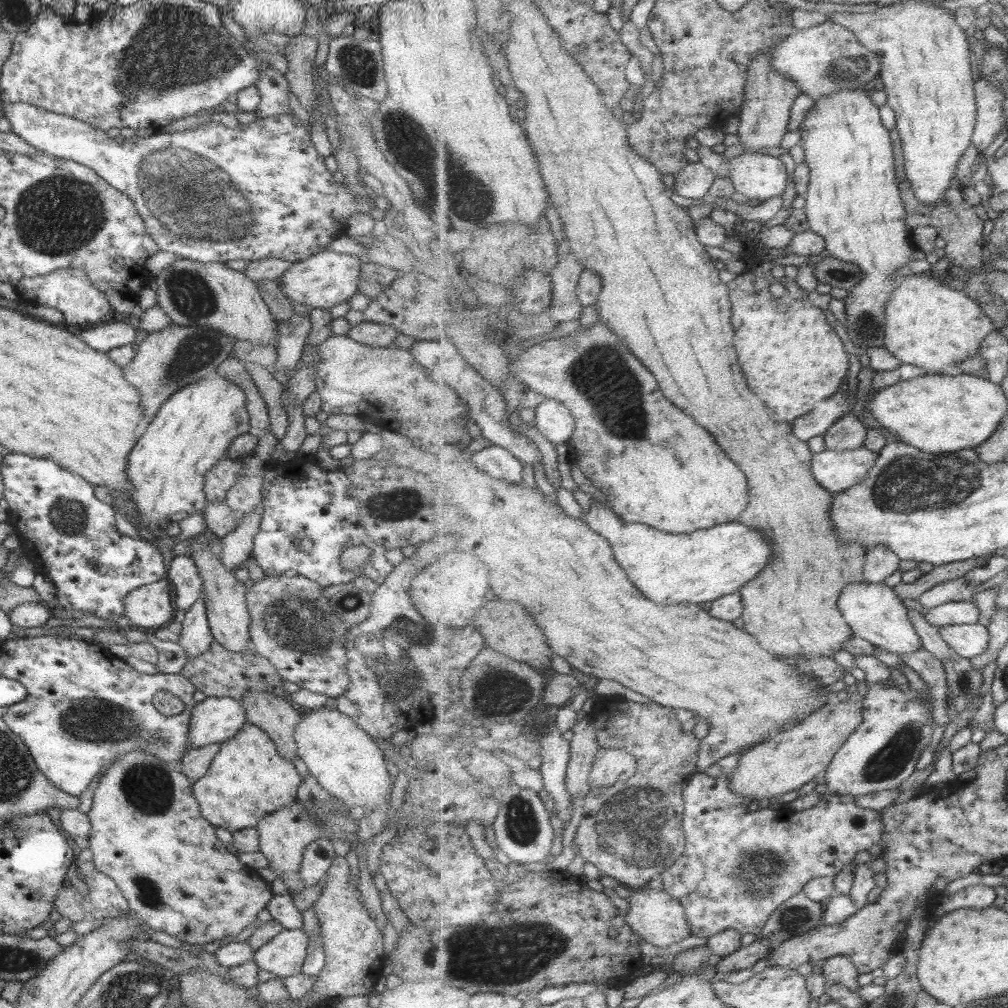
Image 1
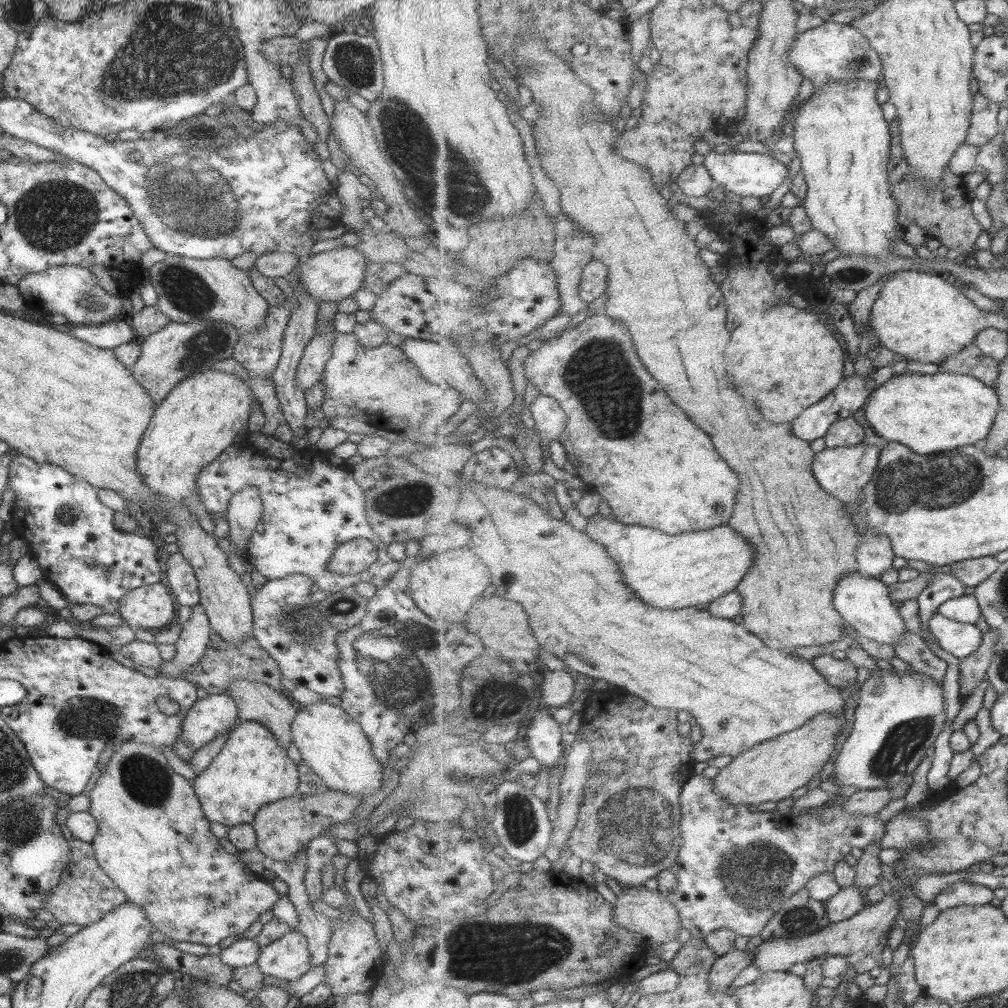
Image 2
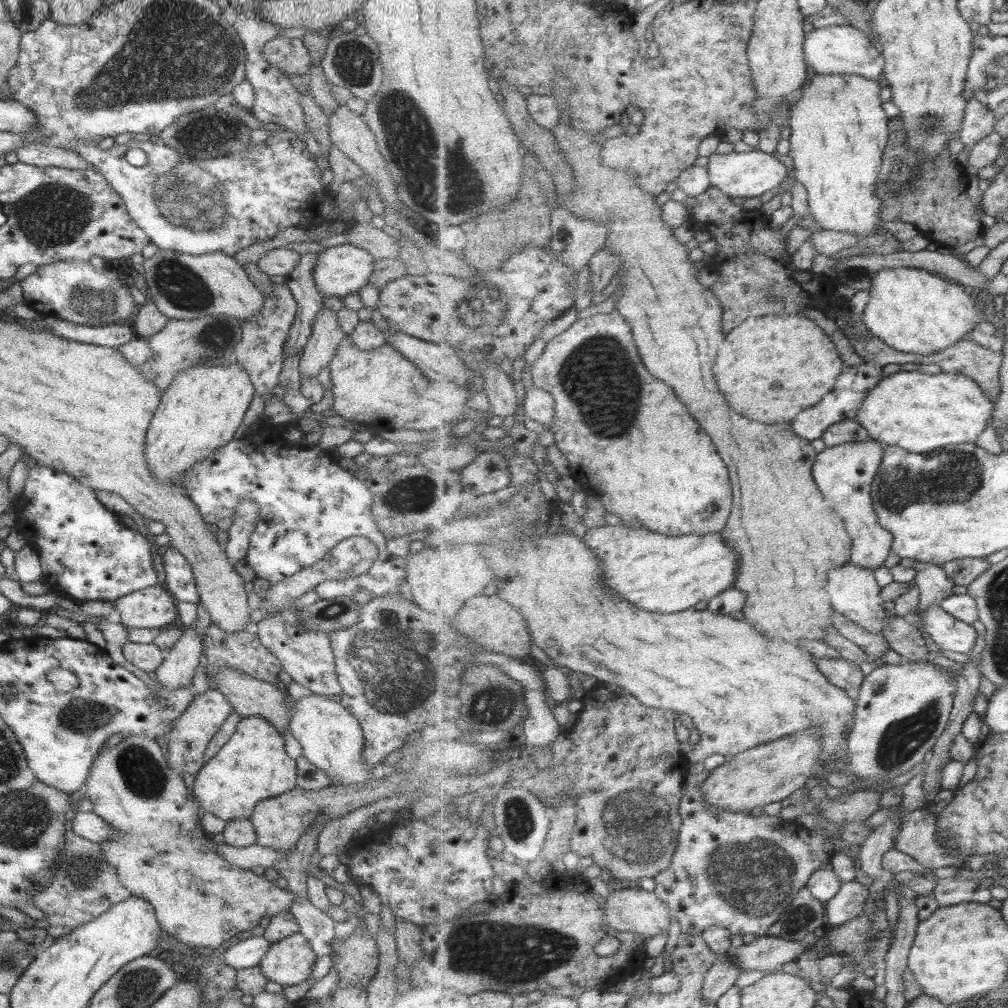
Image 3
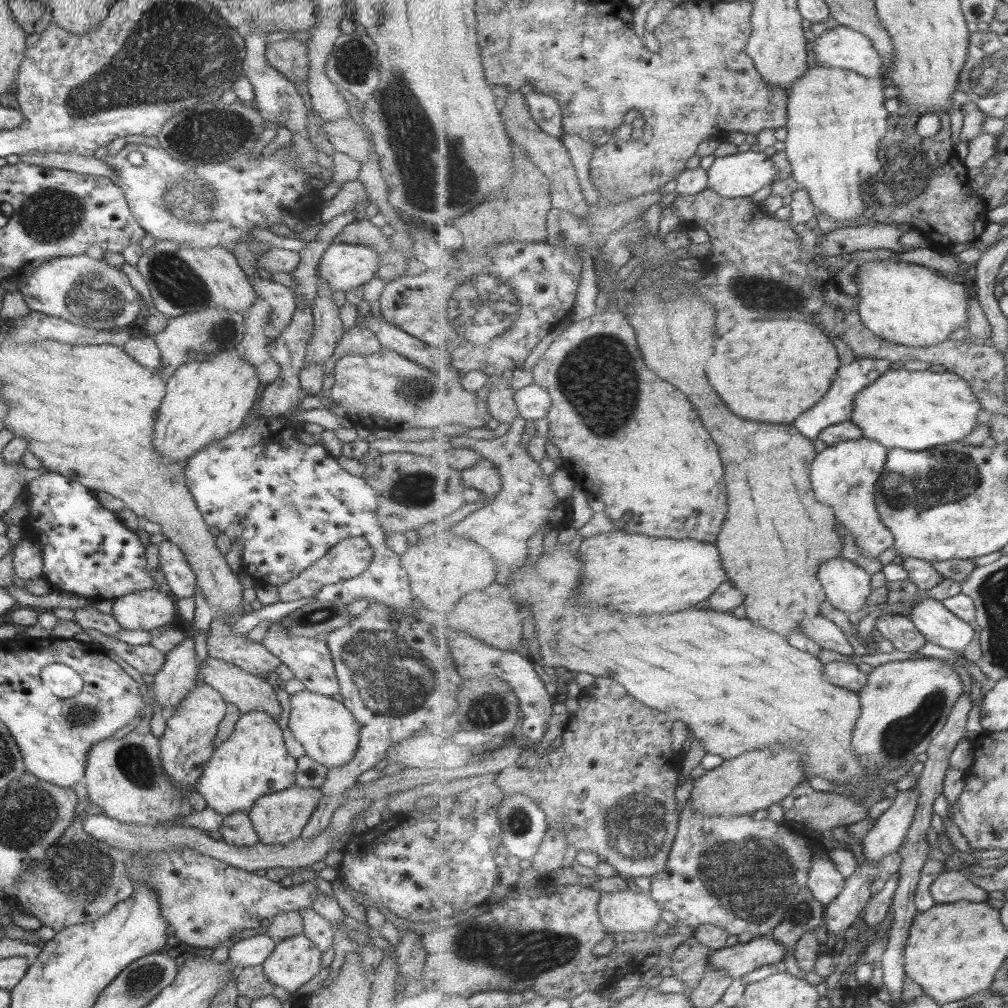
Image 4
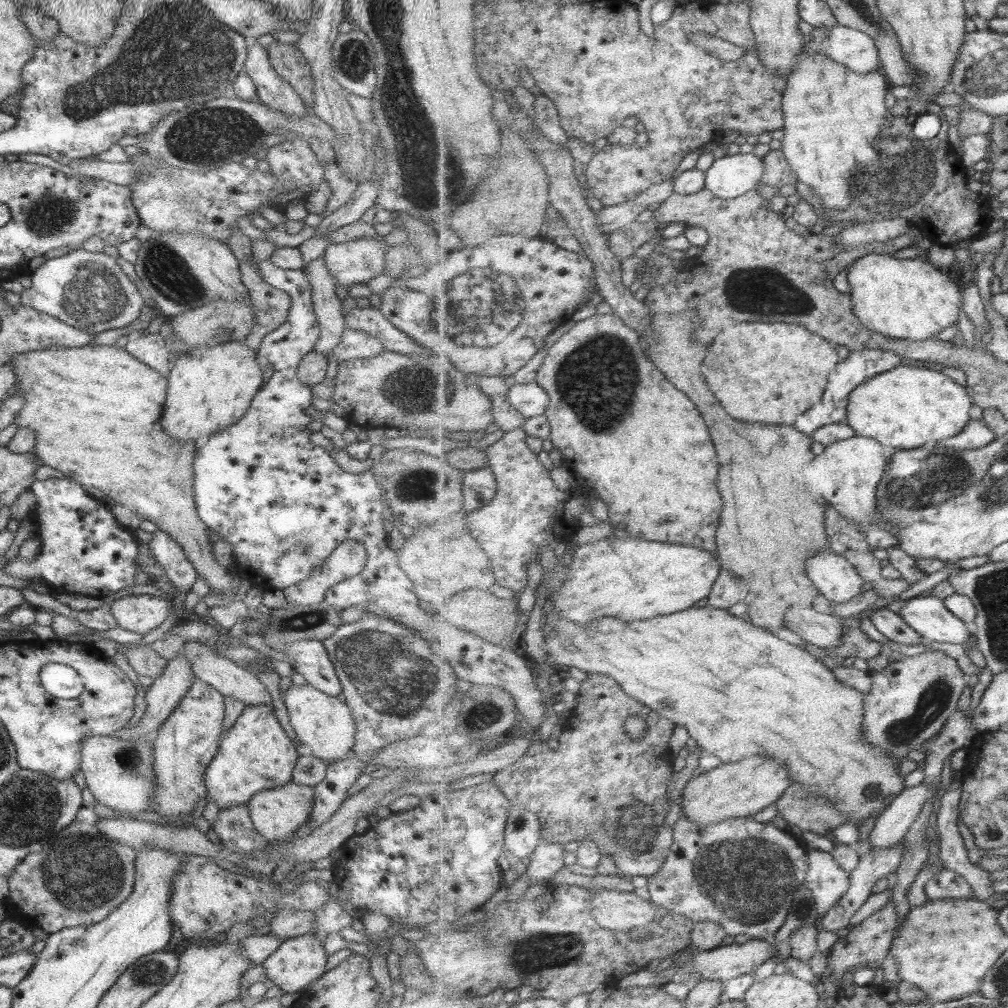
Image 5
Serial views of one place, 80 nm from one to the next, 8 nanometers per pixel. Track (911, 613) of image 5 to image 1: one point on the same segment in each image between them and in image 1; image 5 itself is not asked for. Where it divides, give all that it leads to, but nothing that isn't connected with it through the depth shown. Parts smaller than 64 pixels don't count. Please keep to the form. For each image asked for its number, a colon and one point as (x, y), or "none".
1: (969, 640)
2: (961, 639)
3: (949, 633)
4: (939, 625)

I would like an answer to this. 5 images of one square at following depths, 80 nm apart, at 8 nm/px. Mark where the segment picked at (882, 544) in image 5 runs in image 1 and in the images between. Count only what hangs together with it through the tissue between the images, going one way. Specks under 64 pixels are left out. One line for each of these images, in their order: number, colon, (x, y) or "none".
1: (837, 471)
2: (844, 472)
3: (845, 473)
4: (844, 475)

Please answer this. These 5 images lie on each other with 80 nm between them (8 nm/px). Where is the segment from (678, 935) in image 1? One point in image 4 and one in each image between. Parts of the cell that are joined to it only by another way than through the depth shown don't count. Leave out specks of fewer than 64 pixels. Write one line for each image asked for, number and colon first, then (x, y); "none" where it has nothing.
2: (639, 910)
3: (638, 911)
4: (621, 911)

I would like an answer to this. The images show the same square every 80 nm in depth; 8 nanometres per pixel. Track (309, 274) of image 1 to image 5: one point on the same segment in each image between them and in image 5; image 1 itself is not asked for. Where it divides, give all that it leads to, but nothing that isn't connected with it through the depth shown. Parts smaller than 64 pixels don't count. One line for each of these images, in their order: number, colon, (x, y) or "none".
2: (330, 276)
3: (342, 269)
4: (342, 266)
5: (356, 261)

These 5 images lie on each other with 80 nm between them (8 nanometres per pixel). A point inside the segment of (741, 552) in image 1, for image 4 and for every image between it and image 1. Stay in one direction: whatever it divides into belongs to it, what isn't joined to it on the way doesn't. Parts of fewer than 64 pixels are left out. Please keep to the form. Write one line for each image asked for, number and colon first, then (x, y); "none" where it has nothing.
2: (681, 571)
3: (656, 572)
4: (638, 574)

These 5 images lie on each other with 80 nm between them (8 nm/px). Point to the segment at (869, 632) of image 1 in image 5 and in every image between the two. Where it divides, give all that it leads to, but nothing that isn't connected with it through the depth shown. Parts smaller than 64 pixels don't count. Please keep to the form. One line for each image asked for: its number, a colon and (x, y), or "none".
2: (864, 602)
3: (854, 592)
4: (848, 586)
5: (835, 577)

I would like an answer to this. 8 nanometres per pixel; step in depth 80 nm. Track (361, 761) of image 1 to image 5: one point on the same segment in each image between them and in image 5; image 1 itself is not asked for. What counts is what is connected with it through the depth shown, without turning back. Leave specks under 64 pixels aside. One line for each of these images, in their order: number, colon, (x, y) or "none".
2: (327, 738)
3: (331, 739)
4: (328, 733)
5: (324, 725)

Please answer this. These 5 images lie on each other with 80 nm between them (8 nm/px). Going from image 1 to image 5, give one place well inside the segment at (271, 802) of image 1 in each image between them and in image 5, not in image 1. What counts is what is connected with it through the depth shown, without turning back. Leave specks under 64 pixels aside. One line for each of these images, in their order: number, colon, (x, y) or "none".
2: (252, 769)
3: (252, 765)
4: (253, 761)
5: (254, 754)

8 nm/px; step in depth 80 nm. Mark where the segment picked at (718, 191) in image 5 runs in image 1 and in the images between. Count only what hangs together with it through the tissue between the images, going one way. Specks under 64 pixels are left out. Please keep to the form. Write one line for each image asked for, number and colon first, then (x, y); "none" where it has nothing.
1: (756, 176)
2: (744, 173)
3: (753, 173)
4: (741, 174)

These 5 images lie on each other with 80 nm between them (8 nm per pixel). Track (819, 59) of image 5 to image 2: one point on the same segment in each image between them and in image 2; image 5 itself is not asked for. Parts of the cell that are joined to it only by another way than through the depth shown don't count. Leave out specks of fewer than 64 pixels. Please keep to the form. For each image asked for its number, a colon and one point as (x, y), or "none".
2: (843, 142)
3: (840, 132)
4: (837, 119)

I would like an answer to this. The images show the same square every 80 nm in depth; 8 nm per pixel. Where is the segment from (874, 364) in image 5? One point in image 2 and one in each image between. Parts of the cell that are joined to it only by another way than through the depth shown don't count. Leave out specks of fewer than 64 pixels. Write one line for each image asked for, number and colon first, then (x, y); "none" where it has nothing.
2: (815, 423)
3: (854, 386)
4: (839, 404)

